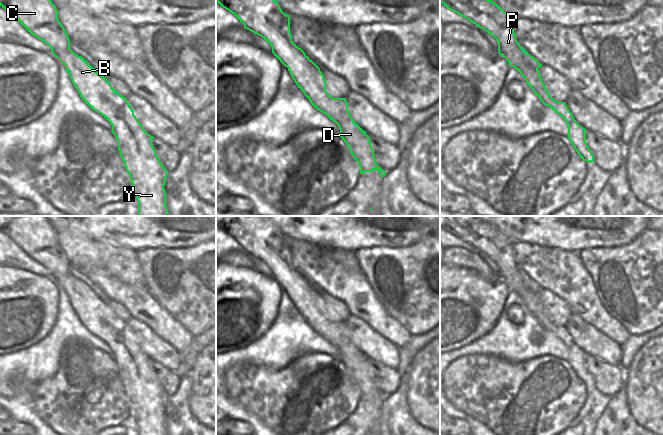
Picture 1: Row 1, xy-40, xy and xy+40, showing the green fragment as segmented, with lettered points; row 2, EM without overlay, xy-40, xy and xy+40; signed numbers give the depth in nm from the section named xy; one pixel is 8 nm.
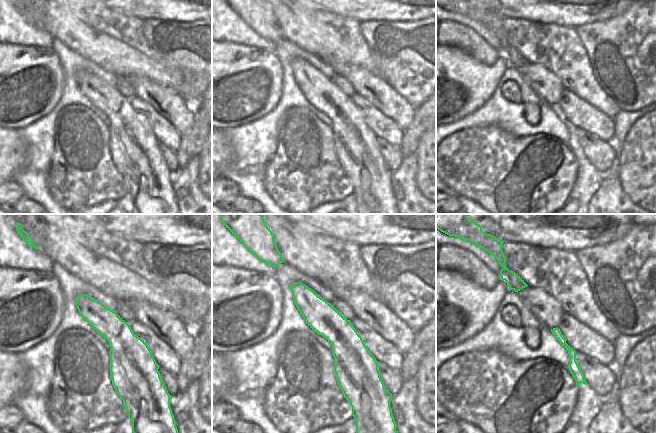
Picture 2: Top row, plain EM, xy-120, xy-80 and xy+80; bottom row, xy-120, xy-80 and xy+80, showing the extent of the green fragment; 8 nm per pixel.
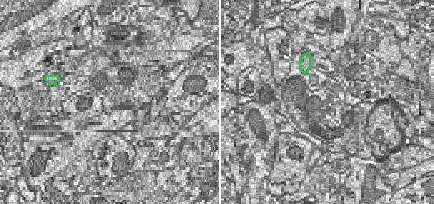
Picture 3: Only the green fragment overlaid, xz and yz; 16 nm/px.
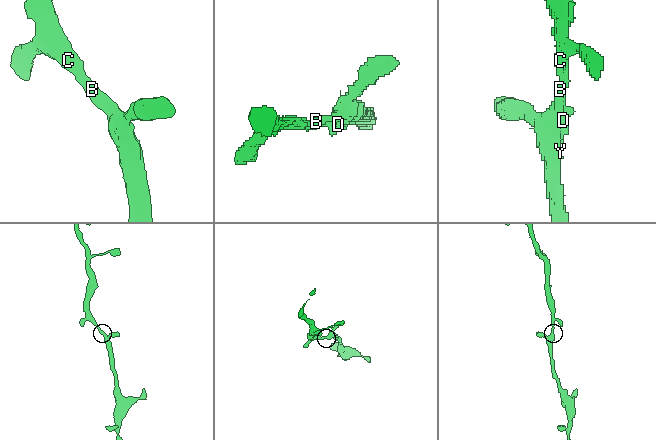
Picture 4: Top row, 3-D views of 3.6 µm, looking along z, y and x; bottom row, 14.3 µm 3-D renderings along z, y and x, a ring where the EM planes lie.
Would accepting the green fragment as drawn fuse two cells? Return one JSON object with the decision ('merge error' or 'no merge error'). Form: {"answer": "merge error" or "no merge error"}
{"answer": "no merge error"}

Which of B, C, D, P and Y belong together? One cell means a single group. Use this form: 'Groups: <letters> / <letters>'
Groups: B C D P Y.

